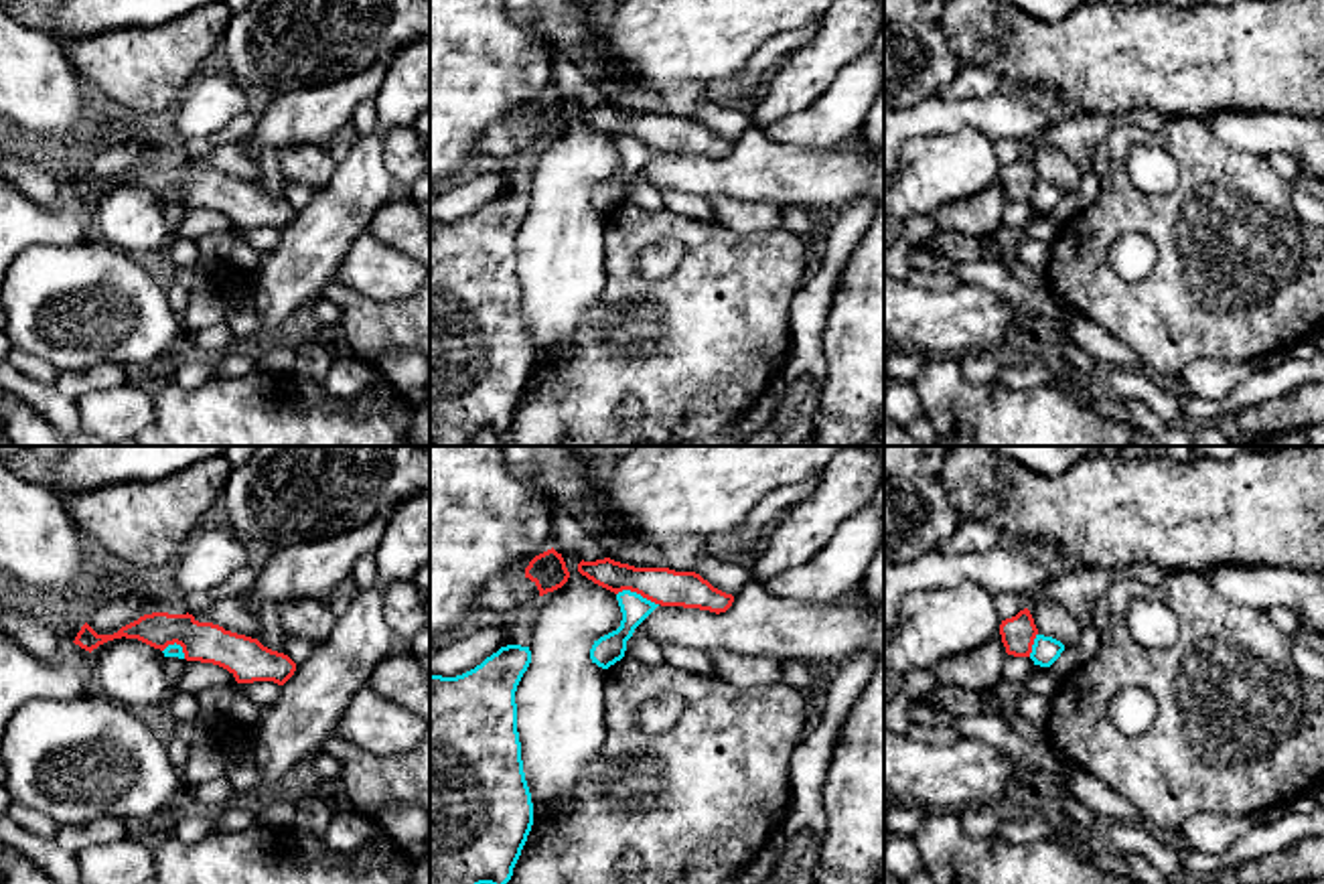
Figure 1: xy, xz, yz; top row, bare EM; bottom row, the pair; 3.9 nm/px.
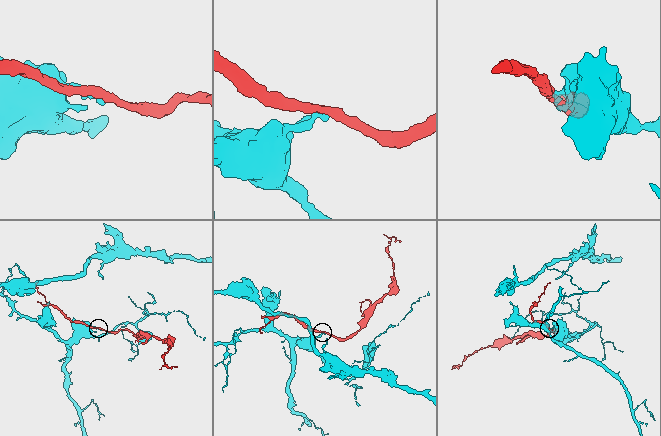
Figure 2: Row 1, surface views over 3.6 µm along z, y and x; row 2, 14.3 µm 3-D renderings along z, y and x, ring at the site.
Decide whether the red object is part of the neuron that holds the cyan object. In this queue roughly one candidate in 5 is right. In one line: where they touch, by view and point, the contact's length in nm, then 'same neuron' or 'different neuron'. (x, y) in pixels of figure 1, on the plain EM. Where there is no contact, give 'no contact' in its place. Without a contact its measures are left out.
xz (635, 138) | 180 nm | different neuron

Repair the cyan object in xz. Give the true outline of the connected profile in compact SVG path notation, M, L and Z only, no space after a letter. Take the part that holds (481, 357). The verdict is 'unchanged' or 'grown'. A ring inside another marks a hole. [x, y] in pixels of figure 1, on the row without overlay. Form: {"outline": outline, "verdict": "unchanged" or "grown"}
{"outline": "M507 191L462 221L430 221L430 440L434 446L464 446L481 430L501 436L511 426L527 387L533 349L521 306L515 237L529 209L529 193Z", "verdict": "unchanged"}

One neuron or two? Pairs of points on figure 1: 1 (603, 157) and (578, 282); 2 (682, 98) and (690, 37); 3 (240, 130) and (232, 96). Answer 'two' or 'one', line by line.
1: one
2: two
3: two

